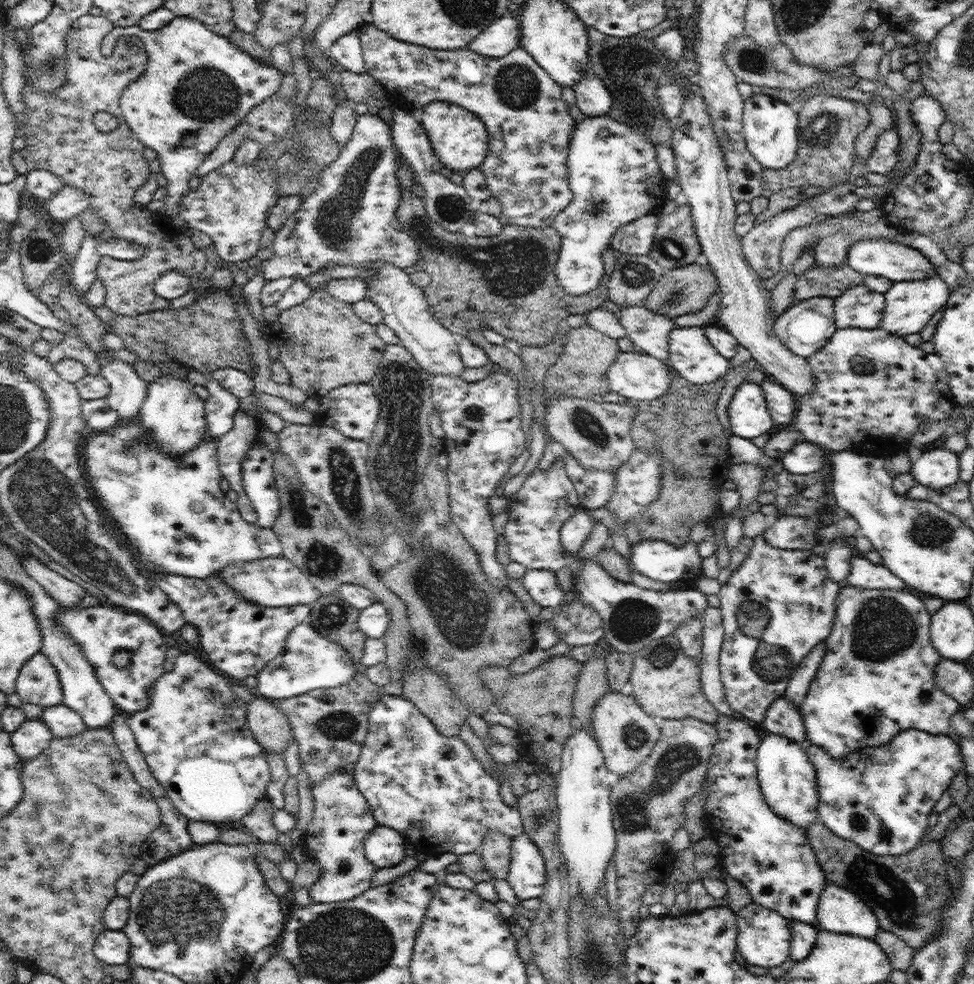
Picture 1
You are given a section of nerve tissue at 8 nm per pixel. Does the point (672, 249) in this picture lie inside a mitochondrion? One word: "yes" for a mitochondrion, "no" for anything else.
yes

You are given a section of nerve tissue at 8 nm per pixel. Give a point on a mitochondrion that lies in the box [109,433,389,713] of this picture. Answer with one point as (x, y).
(322, 561)

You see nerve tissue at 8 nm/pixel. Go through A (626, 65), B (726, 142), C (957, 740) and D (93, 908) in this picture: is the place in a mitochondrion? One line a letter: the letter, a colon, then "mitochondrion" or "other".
A: mitochondrion
B: mitochondrion
C: other
D: other

